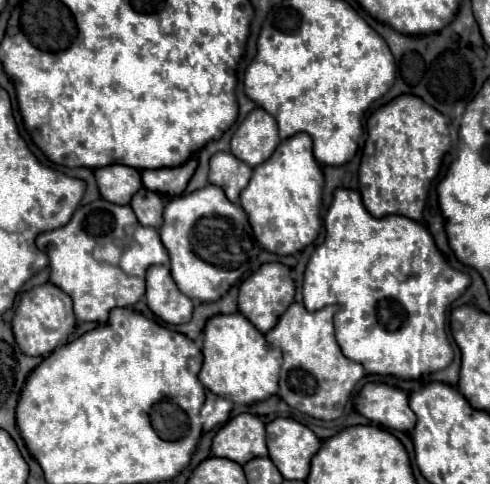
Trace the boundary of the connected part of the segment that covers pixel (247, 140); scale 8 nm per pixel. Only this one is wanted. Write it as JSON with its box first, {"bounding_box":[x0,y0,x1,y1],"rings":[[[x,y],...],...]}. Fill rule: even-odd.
{"bounding_box":[230,107,280,167],"rings":[[[256,107],[232,135],[230,153],[246,165],[256,167],[274,153],[278,143],[280,137],[276,133],[276,119],[270,113],[264,113],[264,109]]]}

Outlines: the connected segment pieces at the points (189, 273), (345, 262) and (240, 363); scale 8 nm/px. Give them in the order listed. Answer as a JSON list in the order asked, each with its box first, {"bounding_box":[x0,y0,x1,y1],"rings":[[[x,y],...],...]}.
[{"bounding_box":[160,185,252,303],"rings":[[[216,185],[174,197],[166,203],[160,239],[170,255],[170,275],[178,289],[202,303],[218,301],[250,269],[252,229],[240,205],[230,203]]]},{"bounding_box":[302,189,470,381],"rings":[[[338,189],[334,193],[334,201],[324,217],[324,227],[326,227],[324,243],[320,247],[316,247],[316,251],[312,253],[312,257],[306,265],[302,295],[304,295],[304,307],[308,311],[316,311],[316,309],[322,309],[328,305],[338,305],[338,311],[334,313],[334,327],[336,327],[336,341],[338,341],[342,353],[348,359],[360,363],[366,369],[366,373],[370,373],[370,375],[392,375],[398,379],[412,379],[412,381],[420,379],[422,375],[436,373],[436,371],[448,367],[452,363],[454,351],[452,351],[452,345],[450,345],[448,335],[446,335],[446,309],[450,303],[454,303],[468,289],[470,275],[456,271],[446,263],[446,259],[436,249],[436,243],[424,225],[420,225],[416,221],[408,221],[408,217],[384,217],[384,221],[376,221],[376,217],[372,217],[364,209],[364,203],[360,201],[360,193],[352,191],[352,189]]]},{"bounding_box":[198,315,282,405],"rings":[[[216,315],[204,329],[204,363],[198,373],[202,385],[232,403],[252,405],[264,401],[278,391],[282,353],[268,345],[264,335],[242,315]]]}]

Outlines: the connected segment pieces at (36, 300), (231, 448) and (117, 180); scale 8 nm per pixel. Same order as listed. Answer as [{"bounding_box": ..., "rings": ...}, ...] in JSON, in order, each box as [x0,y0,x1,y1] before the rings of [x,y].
[{"bounding_box":[12,283,76,357],"rings":[[[44,283],[44,285],[38,285],[38,287],[26,291],[20,297],[20,303],[18,303],[14,319],[12,319],[16,343],[20,345],[20,349],[26,355],[32,355],[32,357],[38,357],[38,355],[46,357],[58,345],[66,343],[74,325],[76,325],[76,319],[72,313],[70,297],[62,289],[56,289],[56,285],[52,285],[52,283]]]},{"bounding_box":[212,413,266,465],"rings":[[[242,413],[230,419],[214,437],[212,455],[236,461],[240,465],[254,457],[266,457],[266,433],[260,417]]]},{"bounding_box":[94,165,142,205],"rings":[[[108,165],[94,171],[100,195],[116,205],[128,205],[138,189],[142,189],[140,171],[126,165]]]}]

